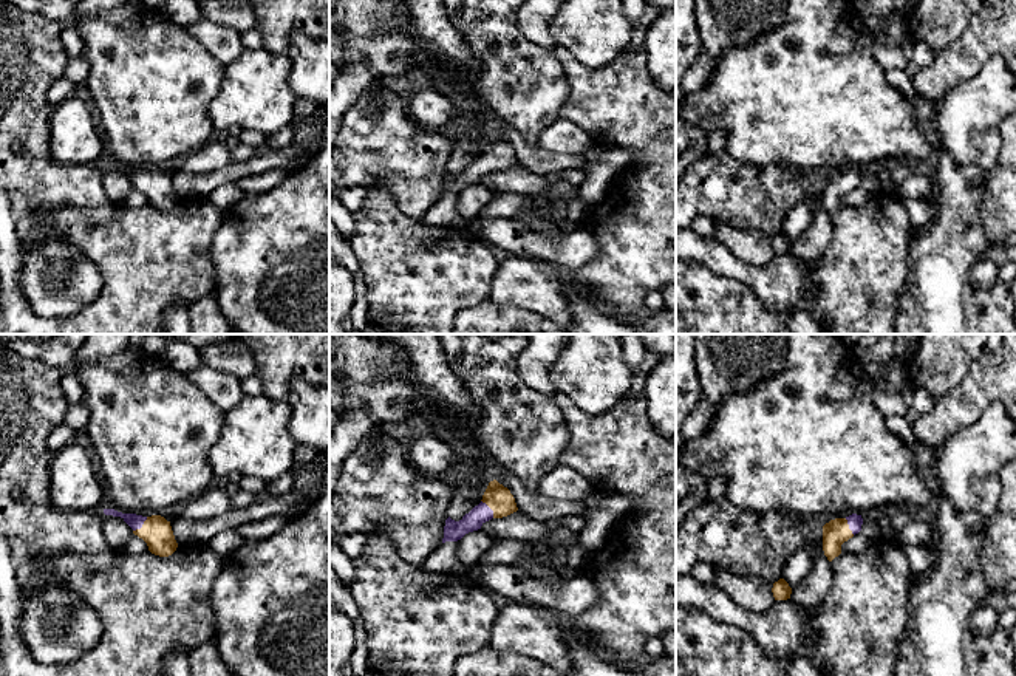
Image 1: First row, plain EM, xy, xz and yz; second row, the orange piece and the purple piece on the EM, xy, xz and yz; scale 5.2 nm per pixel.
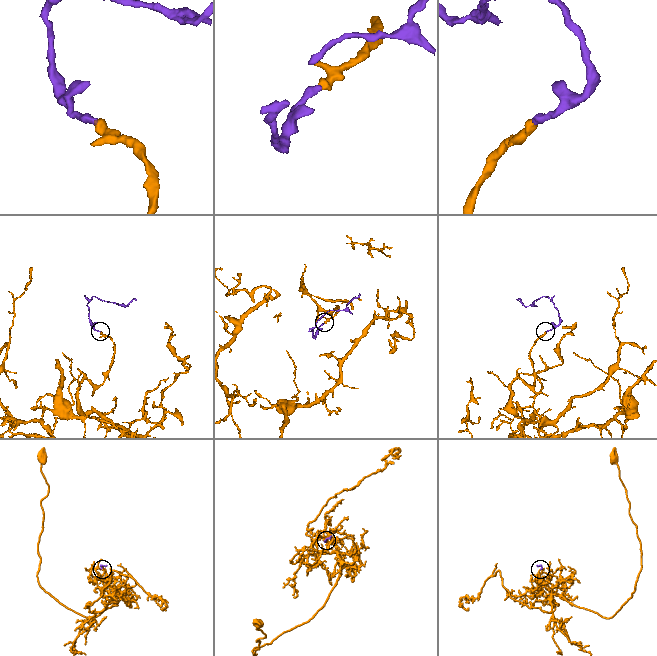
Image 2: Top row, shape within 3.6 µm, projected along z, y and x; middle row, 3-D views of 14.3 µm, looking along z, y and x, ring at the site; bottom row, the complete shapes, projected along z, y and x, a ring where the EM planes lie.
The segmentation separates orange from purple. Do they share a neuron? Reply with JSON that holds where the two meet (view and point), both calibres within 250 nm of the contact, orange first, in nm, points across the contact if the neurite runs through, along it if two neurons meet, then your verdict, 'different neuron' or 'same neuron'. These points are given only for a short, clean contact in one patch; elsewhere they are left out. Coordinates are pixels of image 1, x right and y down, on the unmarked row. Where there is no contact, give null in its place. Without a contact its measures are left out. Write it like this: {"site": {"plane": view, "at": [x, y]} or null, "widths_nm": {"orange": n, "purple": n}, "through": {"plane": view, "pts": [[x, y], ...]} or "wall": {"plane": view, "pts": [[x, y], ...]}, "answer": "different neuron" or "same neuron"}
{"site": {"plane": "xy", "at": [143, 180]}, "widths_nm": {"orange": 160, "purple": 80}, "through": {"plane": "xy", "pts": [[156, 186], [143, 180], [135, 175]]}, "answer": "same neuron"}

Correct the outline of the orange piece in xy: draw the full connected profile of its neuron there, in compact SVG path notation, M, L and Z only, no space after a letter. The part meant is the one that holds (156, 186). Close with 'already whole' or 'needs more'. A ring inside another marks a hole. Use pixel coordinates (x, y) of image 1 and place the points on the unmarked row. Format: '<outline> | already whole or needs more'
M104 162L104 167L121 170L133 183L133 187L147 196L148 204L155 209L169 210L178 201L170 175L161 169L142 170L122 167L114 162Z | needs more

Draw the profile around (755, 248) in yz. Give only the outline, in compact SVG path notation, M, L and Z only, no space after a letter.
M718 223L716 240L738 260L752 266L765 266L775 257L773 237L761 230L744 230L727 223Z

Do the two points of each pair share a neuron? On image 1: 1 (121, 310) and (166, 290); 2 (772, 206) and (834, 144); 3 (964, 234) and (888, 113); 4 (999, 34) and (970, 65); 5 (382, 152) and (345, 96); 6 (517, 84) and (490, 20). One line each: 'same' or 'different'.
1: same
2: different
3: different
4: same
5: different
6: same

